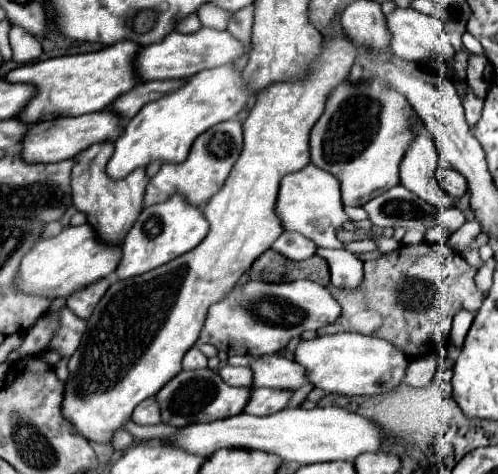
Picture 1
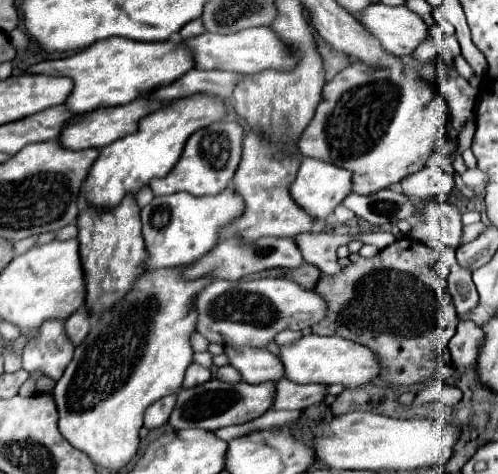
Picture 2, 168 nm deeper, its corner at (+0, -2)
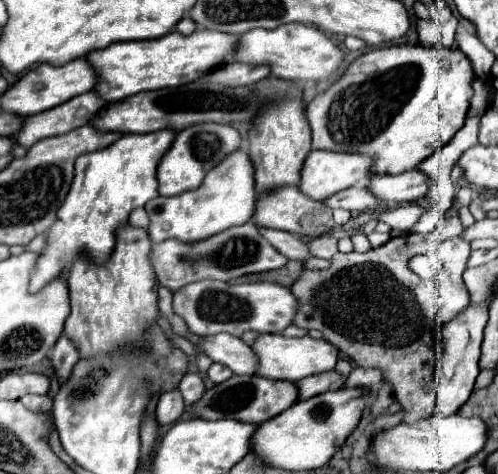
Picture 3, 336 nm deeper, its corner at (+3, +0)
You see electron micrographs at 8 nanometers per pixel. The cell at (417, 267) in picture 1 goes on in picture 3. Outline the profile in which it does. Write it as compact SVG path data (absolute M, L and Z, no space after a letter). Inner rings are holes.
M408 233L392 237L386 245L370 249L368 253L336 253L332 265L322 271L304 269L298 281L290 287L298 299L298 311L294 325L304 329L318 329L324 333L324 339L336 345L338 351L356 361L358 367L380 367L384 371L384 381L392 383L396 399L404 407L402 423L414 423L434 413L436 405L436 353L434 353L434 335L436 325L426 323L426 315L418 307L410 289L400 285L394 279L394 267L408 267L408 261L416 255L416 243L422 241L420 235Z

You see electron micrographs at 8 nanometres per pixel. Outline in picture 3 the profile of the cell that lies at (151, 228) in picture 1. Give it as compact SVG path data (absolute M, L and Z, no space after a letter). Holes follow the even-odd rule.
M240 147L230 157L224 157L224 161L220 161L220 165L216 165L216 169L210 169L198 189L184 191L184 193L174 195L174 197L156 197L156 199L148 201L148 205L144 209L150 217L150 239L154 243L164 241L164 239L178 239L178 241L194 243L194 241L202 241L206 237L212 237L216 233L222 233L224 229L228 229L232 225L248 223L252 213L254 213L254 207L252 207L254 203L256 203L256 191L254 191L252 161L248 161L246 149Z

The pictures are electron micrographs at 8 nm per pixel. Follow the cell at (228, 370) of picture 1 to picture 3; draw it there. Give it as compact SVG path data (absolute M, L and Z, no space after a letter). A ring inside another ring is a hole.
M212 363L212 367L208 369L208 379L214 383L214 385L218 385L218 383L222 383L222 381L226 381L226 379L230 379L234 373L228 369L228 367L224 367L224 365L220 365L220 363Z

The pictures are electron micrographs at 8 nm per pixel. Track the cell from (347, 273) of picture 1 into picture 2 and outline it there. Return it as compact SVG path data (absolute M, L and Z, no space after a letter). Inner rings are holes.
M327 231L319 233L301 233L295 237L297 247L303 253L303 259L315 267L321 269L325 275L337 275L343 271L339 257L337 257L337 247L345 245L351 241L349 235L335 235Z

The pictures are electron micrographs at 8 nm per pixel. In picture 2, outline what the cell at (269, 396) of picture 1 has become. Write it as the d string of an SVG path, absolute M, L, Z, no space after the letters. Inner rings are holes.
M281 379L275 385L275 397L271 409L307 409L321 403L325 385L299 385L289 379Z

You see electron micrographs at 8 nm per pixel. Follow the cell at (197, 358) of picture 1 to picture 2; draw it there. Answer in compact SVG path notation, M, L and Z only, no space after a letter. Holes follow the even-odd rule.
M191 363L185 371L185 381L183 381L183 387L193 387L197 383L205 383L211 379L211 371L199 363Z

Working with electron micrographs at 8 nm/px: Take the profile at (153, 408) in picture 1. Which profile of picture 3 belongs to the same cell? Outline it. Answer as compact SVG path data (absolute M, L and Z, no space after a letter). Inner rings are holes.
M178 389L162 393L158 407L156 407L156 417L160 425L170 425L176 423L184 413L184 399Z

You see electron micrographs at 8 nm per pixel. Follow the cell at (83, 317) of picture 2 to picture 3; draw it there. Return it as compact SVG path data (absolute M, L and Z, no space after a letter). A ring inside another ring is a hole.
M62 335L58 339L58 343L54 345L54 349L50 351L52 369L54 369L54 375L56 375L60 385L64 385L64 381L68 381L68 377L72 375L72 369L74 369L78 359L80 359L80 355L78 355L76 345L66 335Z

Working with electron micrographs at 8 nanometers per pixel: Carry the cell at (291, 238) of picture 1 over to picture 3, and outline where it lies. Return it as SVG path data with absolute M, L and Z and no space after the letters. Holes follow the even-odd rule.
M252 223L238 225L218 233L216 237L208 237L204 241L196 241L194 245L186 245L182 241L162 241L154 243L150 249L150 263L154 267L156 279L160 285L168 287L170 291L178 291L180 287L204 279L216 281L230 281L248 273L262 273L280 269L288 263L288 259L278 253Z

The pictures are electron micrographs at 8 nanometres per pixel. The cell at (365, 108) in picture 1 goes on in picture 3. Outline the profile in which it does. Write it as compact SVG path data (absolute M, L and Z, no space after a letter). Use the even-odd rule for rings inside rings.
M392 45L392 47L382 47L382 49L374 49L368 51L364 55L360 55L344 73L342 79L338 79L328 91L324 91L322 95L318 95L306 109L306 117L310 121L310 129L312 129L312 147L314 149L328 149L328 151L346 151L346 153L362 153L362 155L370 155L374 159L374 167L372 173L404 173L406 169L416 169L428 155L436 153L436 149L440 149L444 143L448 143L456 131L460 131L464 127L464 119L466 113L470 109L470 101L472 101L472 81L476 79L474 69L470 59L454 45L454 47L442 47L442 45L434 45L434 47L426 47L426 45Z

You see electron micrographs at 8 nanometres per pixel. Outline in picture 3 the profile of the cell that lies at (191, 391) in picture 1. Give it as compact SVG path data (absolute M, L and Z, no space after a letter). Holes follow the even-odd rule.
M234 375L228 381L208 389L204 397L192 405L192 411L200 419L238 419L260 425L262 421L268 421L284 409L292 407L296 401L296 383L292 381L272 381L258 375Z

